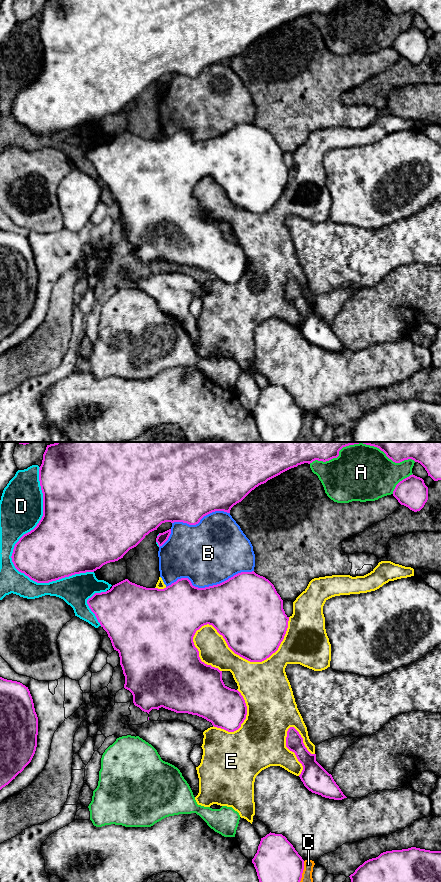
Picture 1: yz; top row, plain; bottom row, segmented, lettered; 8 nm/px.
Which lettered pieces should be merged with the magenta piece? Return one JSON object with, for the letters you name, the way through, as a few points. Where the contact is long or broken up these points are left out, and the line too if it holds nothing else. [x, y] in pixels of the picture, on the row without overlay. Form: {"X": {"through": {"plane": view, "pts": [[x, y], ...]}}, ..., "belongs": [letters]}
{"belongs": ["E"]}

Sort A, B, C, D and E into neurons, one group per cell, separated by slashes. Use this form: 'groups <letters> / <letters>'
groups A / B / C / D / E

